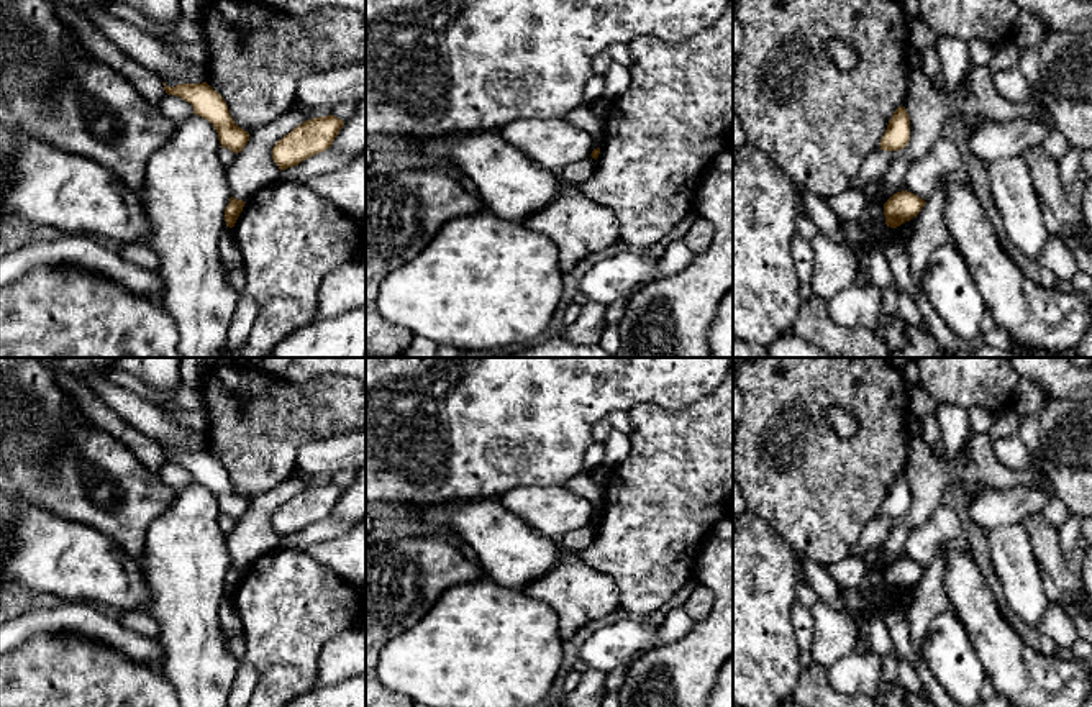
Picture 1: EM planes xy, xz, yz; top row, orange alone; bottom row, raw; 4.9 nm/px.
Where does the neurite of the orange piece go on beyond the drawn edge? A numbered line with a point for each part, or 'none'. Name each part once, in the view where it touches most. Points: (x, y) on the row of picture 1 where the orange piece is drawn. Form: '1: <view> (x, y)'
none

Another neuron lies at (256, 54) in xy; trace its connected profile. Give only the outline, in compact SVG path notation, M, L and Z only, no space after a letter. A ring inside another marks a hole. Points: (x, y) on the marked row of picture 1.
M208 0L200 23L207 84L223 97L234 123L248 133L297 107L297 84L305 75L366 57L366 16L349 8L325 7L295 18L264 2Z

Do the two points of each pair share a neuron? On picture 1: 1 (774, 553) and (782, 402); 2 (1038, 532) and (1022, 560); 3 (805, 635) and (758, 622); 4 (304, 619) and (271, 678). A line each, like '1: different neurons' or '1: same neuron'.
1: different neurons
2: different neurons
3: different neurons
4: same neuron

